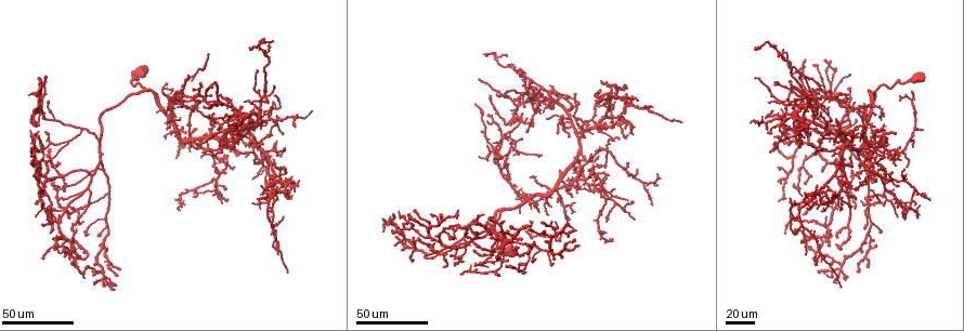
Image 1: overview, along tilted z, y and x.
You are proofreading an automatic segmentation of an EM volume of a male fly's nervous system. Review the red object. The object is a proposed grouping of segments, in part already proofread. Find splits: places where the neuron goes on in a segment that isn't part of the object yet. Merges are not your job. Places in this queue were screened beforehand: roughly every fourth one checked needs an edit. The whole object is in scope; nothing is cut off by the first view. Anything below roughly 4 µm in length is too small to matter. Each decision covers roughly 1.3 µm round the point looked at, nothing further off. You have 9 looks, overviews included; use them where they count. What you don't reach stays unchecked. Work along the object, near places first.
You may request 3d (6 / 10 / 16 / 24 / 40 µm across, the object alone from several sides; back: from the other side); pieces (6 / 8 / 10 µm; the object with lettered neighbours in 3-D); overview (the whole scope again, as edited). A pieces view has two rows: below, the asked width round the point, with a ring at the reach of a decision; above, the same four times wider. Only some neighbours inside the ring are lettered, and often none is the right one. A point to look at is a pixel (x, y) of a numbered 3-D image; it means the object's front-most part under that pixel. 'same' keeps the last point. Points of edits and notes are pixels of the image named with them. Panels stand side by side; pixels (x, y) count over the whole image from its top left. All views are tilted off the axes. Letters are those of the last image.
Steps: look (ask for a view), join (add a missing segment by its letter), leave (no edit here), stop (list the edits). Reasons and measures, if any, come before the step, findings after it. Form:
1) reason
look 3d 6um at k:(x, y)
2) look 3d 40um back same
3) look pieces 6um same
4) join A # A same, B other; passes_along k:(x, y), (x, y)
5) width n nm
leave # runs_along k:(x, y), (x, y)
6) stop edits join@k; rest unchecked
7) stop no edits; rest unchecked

an open end
look 3d 40um at 1:(492, 253)

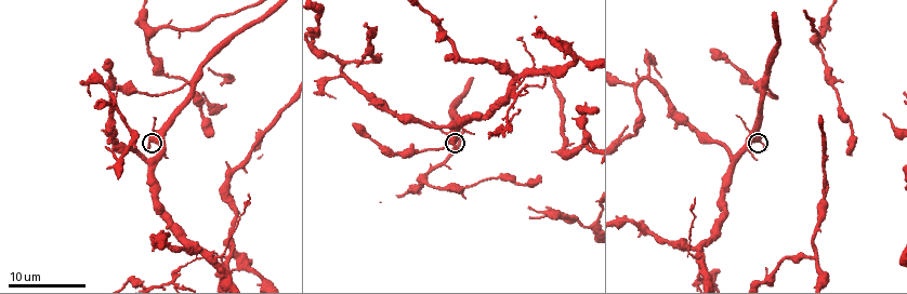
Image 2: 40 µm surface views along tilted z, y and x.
see the neighbours
look pieces 8um at 2:(459, 150)

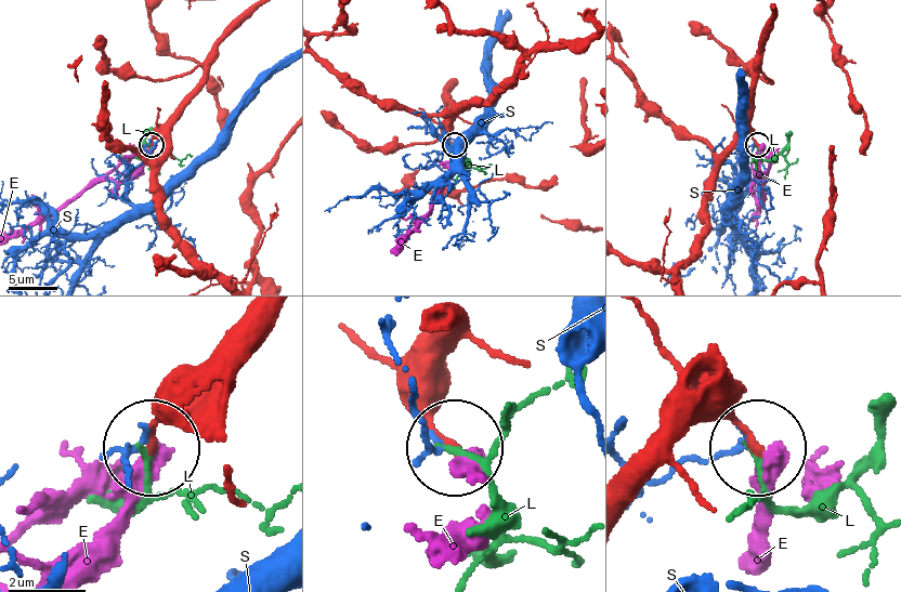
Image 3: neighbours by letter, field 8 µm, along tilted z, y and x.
width 200 nm
leave # E other, L other, S other; none of them fits

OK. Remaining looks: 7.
branch stops here
look 3d 24um at 1:(40, 166)

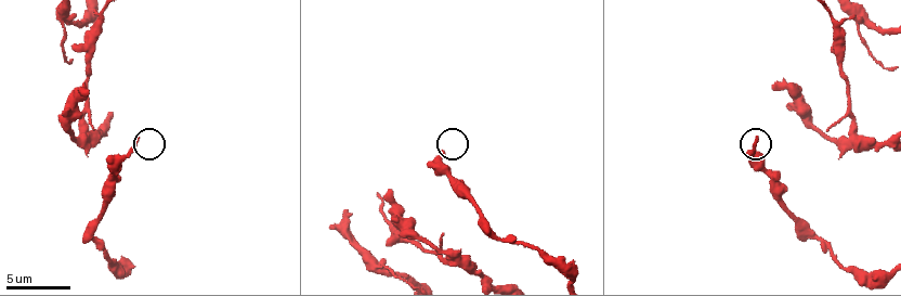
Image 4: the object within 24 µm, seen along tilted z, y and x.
look pieces 10um at 4:(139, 138)

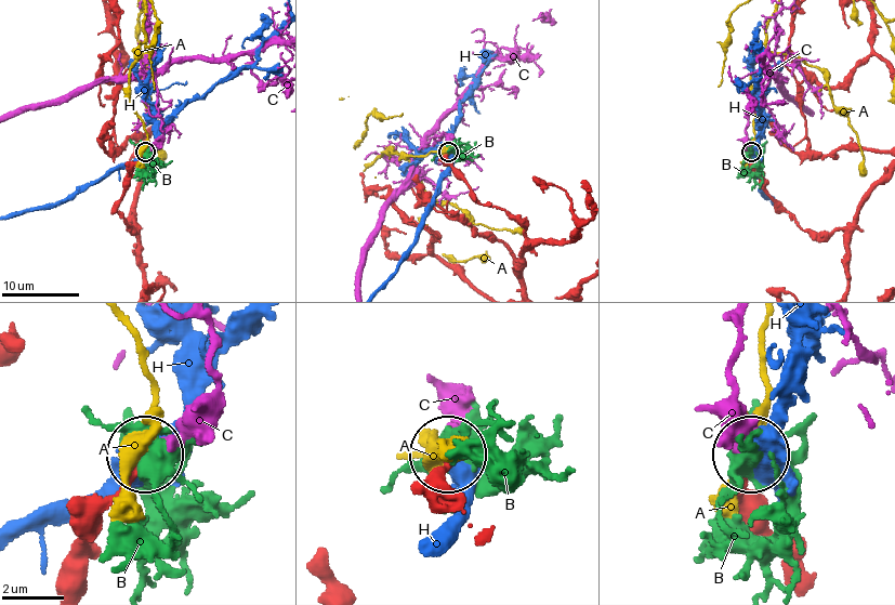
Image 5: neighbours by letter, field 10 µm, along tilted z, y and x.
leave # A other, B other, C other, H other; none of them fits

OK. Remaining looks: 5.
an open end
look 3d 24um at 1:(533, 87)

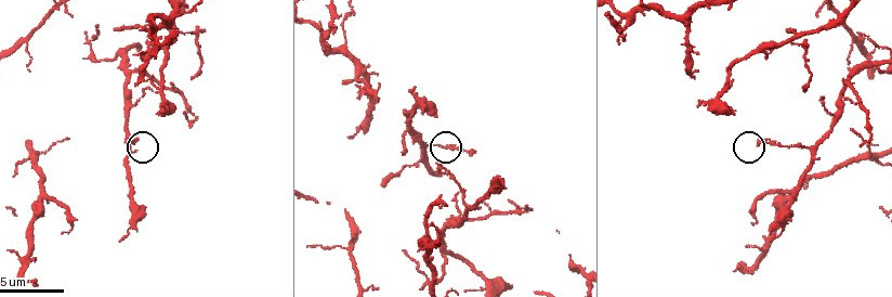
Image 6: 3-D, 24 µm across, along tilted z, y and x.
zoom in
look 3d 6um at 6:(438, 162)

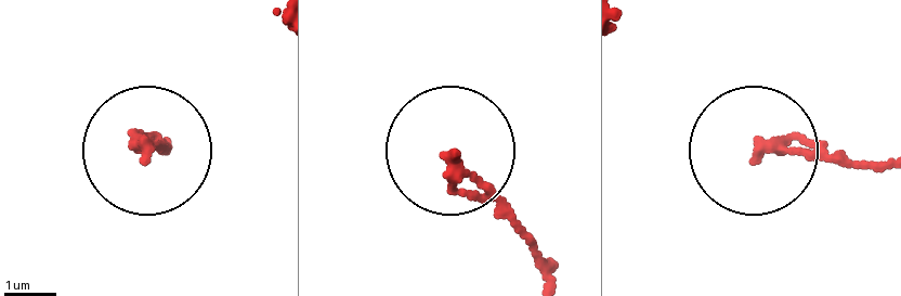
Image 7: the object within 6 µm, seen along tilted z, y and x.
look pieces 10um at 7:(146, 148)

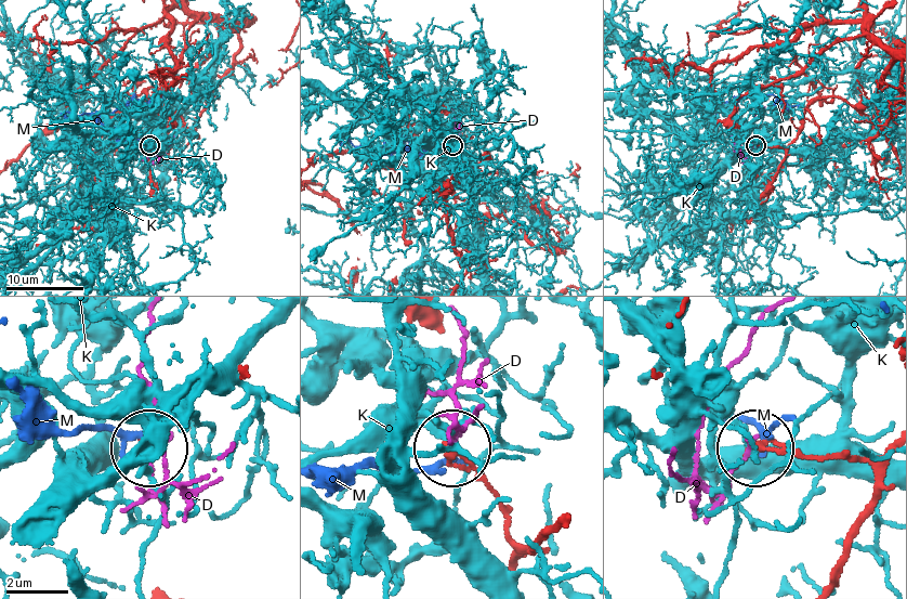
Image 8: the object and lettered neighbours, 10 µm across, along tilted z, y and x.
leave # D other, K other, M other; none of them fits

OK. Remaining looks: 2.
free end
look 3d 40um at 1:(810, 77)

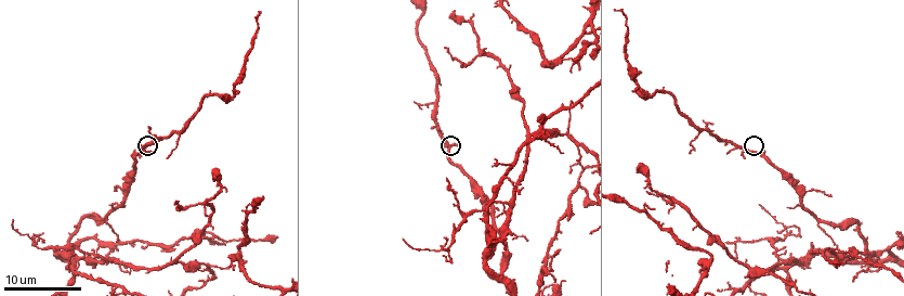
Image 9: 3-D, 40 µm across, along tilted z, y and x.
look pieces 10um at 9:(755, 150)

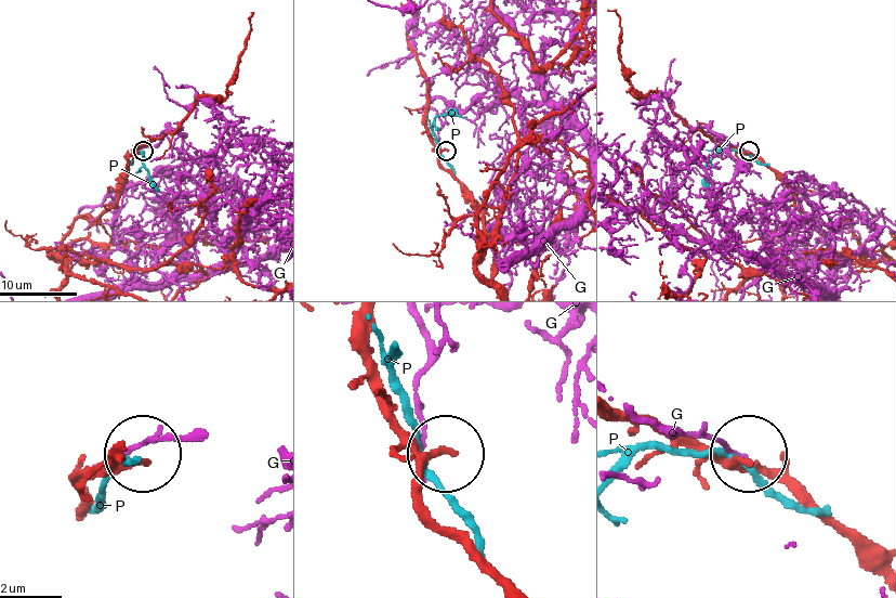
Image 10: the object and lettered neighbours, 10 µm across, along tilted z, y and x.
width 170 nm
leave # G other, P other; runs_along 10:(513, 586), (427, 514), (422, 465), (448, 454); no lettered segment goes on from it

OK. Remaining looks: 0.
stop no edits; rest unchecked

